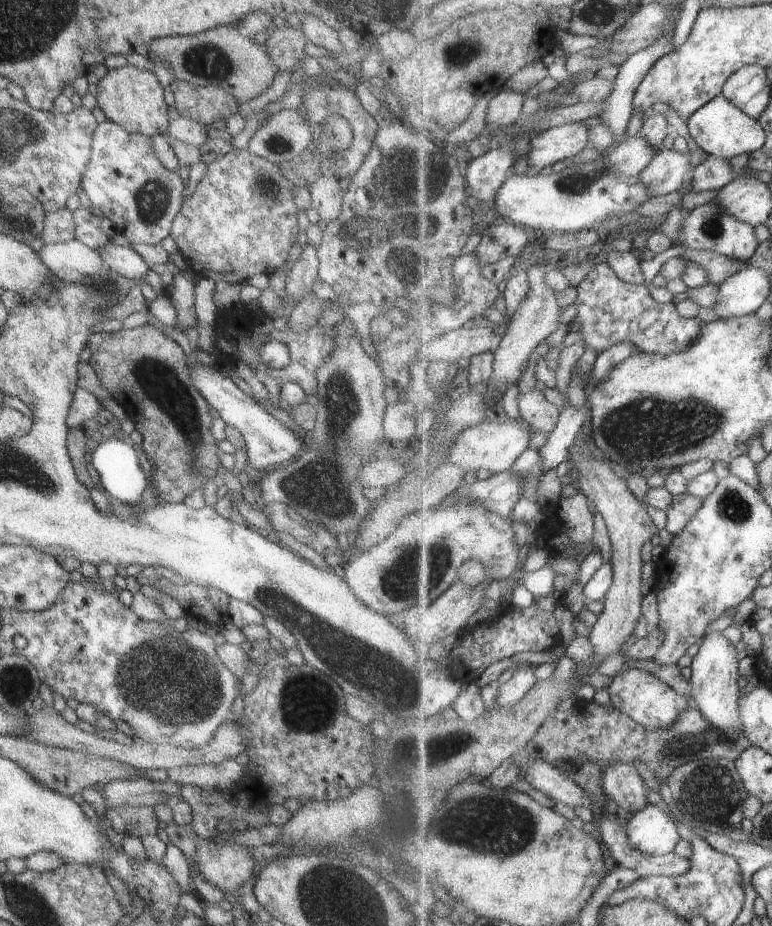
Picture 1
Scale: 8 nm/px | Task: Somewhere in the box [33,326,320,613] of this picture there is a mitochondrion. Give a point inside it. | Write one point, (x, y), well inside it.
(166, 391)

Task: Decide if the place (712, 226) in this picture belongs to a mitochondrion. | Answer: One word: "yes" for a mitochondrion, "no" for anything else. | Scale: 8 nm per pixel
yes

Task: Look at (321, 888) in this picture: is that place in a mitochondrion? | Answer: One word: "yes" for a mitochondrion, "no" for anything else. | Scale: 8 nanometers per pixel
yes

